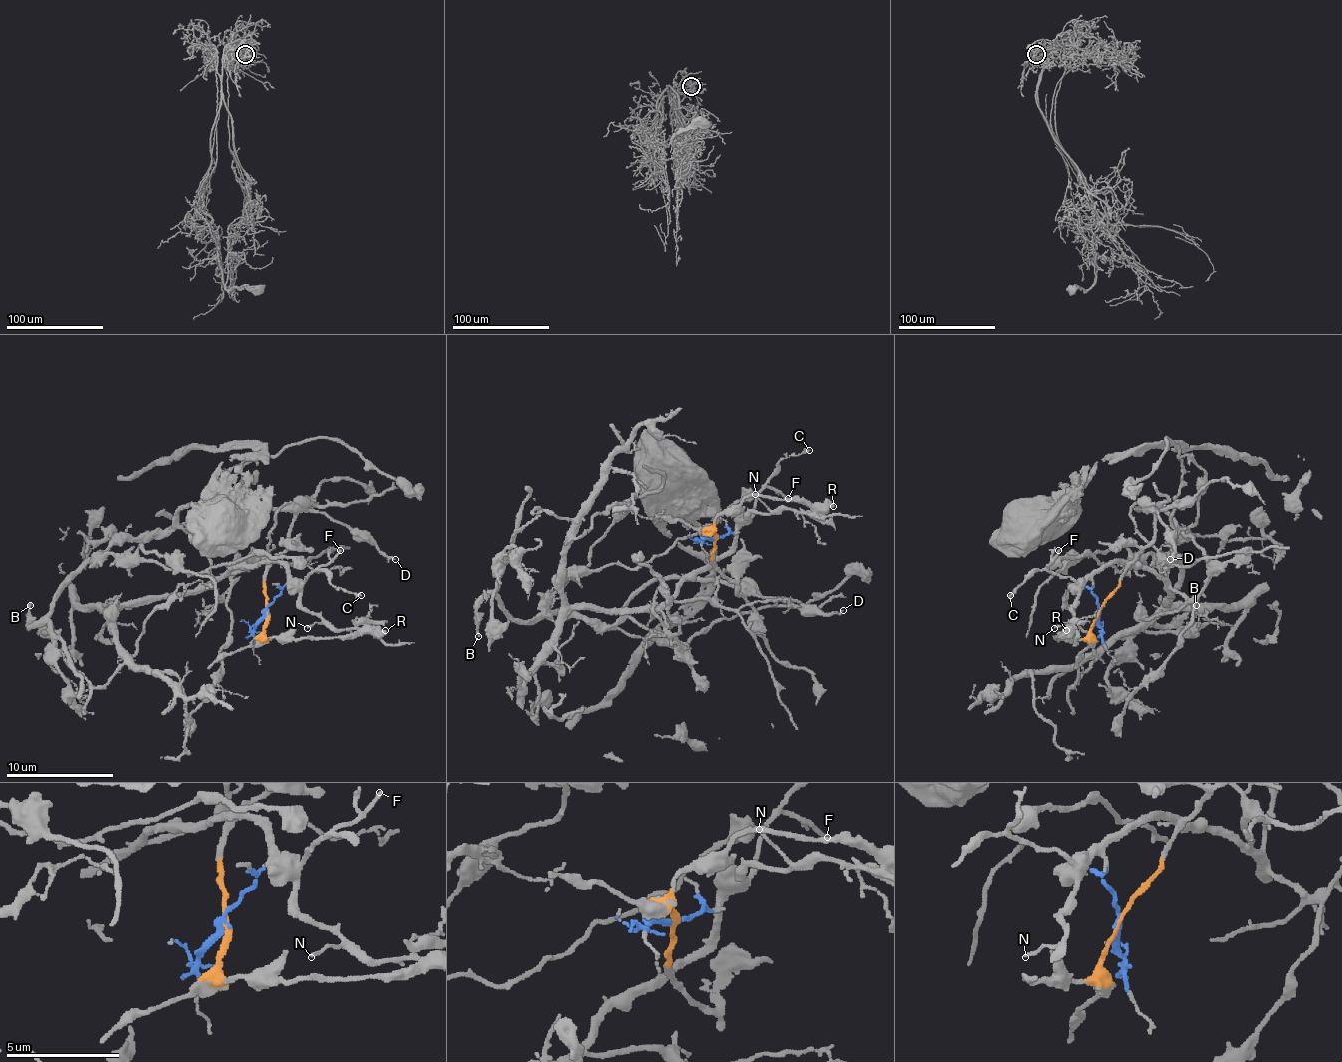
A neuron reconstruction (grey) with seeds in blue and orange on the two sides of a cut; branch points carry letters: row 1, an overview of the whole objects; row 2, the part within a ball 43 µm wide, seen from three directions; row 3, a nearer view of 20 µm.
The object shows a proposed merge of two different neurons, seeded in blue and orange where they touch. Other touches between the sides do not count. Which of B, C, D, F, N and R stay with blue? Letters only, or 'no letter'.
C, F, N

